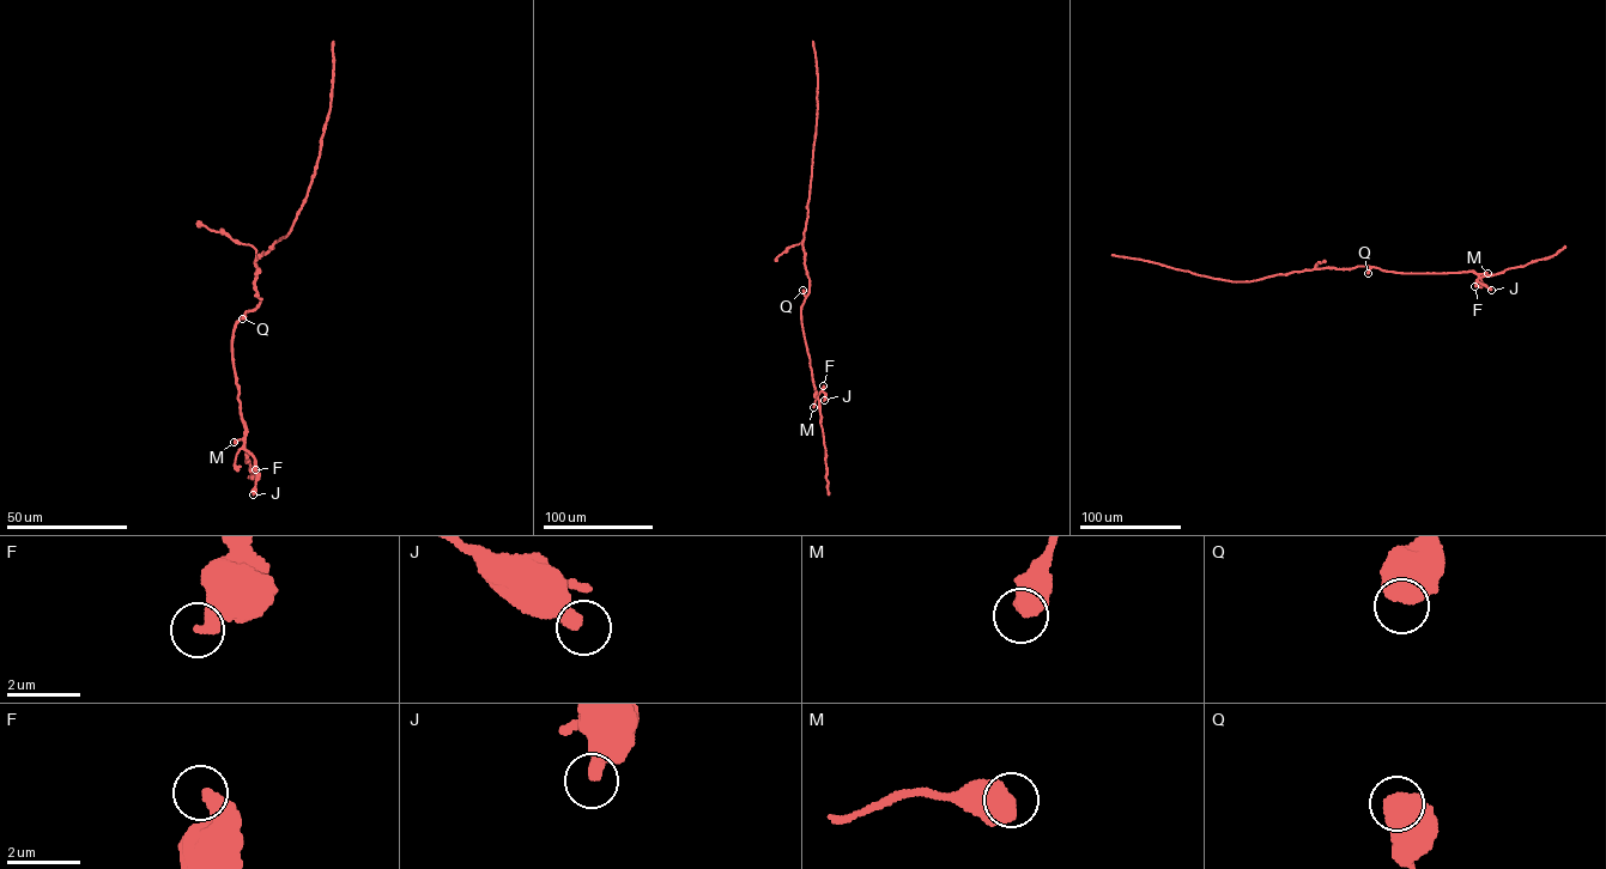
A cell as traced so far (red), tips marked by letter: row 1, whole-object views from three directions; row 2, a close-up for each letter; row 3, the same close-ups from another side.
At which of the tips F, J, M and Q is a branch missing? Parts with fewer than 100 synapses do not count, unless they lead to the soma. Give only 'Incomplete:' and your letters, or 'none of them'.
Incomplete: none of them

